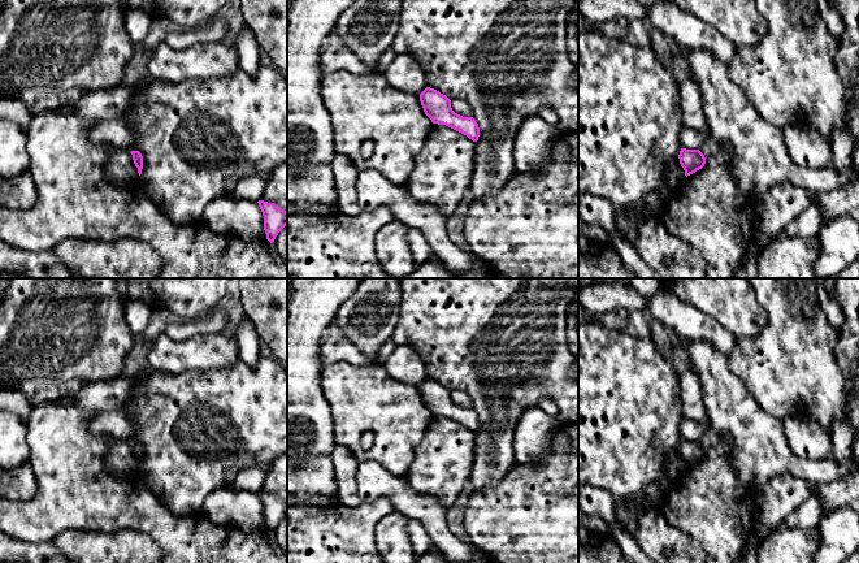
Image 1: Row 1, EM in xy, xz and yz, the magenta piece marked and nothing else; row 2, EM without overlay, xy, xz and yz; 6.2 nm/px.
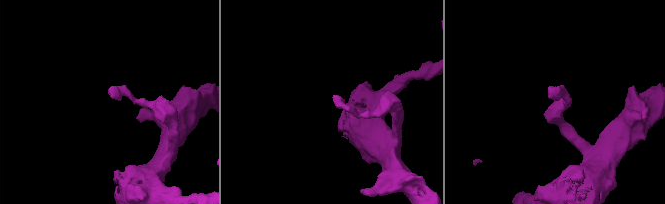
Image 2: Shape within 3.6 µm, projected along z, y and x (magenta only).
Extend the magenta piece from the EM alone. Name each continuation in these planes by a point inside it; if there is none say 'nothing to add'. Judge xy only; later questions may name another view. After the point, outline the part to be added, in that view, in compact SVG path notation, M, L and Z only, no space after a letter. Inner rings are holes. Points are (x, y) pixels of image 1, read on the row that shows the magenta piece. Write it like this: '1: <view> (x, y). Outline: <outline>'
nothing to add

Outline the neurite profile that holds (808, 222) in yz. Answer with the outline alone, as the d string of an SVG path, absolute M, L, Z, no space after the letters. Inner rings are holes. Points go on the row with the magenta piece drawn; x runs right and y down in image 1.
M815 200L778 237L817 237L821 229L821 211Z

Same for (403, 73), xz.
M396 55L382 74L395 88L420 95L426 87L422 69L409 55Z

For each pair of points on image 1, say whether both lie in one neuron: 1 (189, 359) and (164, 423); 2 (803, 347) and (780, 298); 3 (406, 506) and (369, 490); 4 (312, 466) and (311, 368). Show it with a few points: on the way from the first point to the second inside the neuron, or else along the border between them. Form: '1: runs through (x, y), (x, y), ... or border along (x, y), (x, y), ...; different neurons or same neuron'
1: border along (215, 367), (177, 373), (155, 369); different neurons
2: runs through (797, 336), (795, 316), (792, 310); same neuron
3: runs through (397, 497), (390, 490), (378, 490); same neuron
4: runs through (309, 441), (307, 432), (307, 393); same neuron

